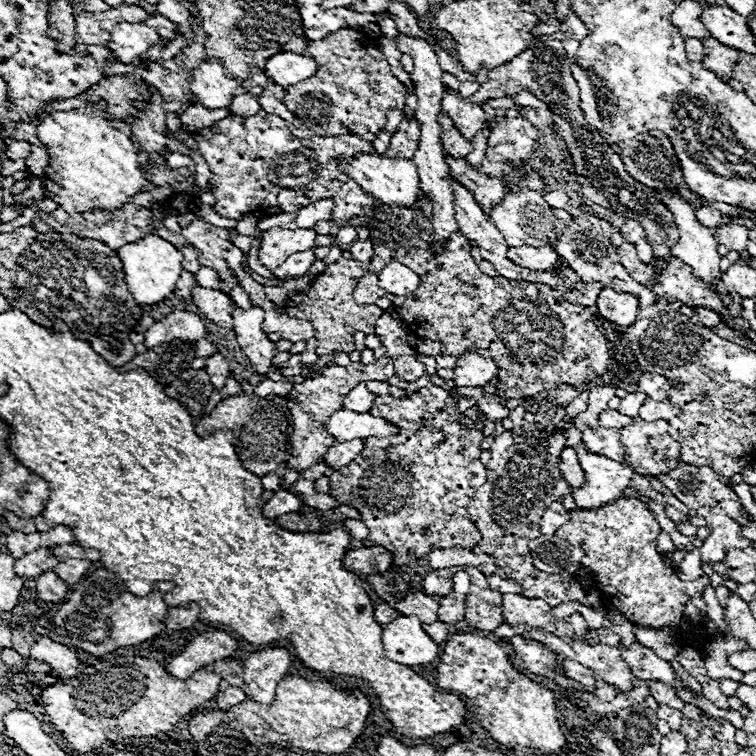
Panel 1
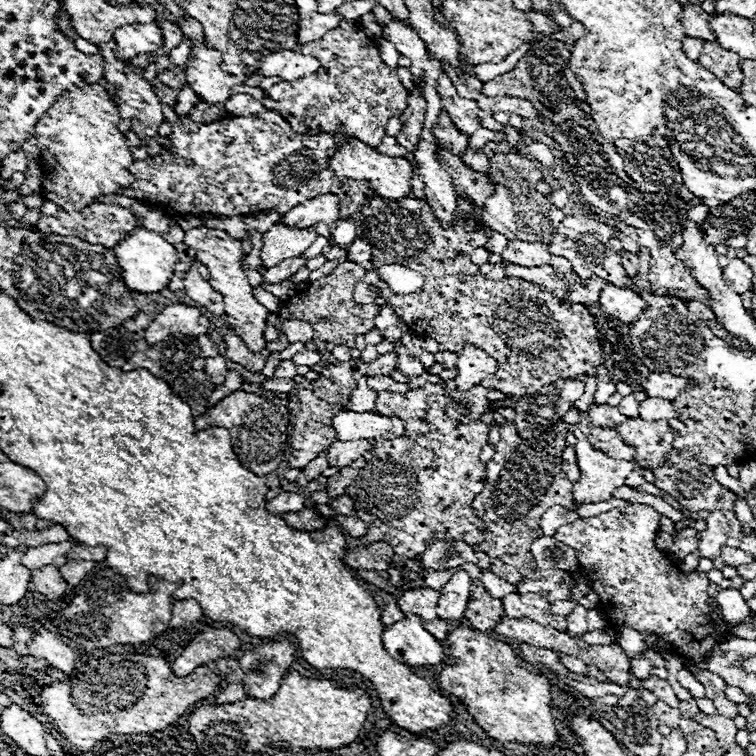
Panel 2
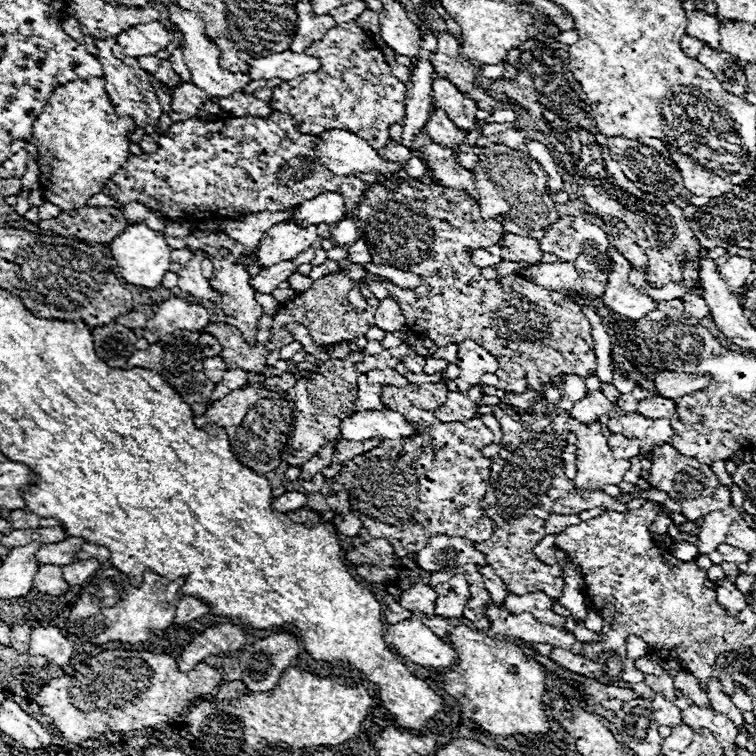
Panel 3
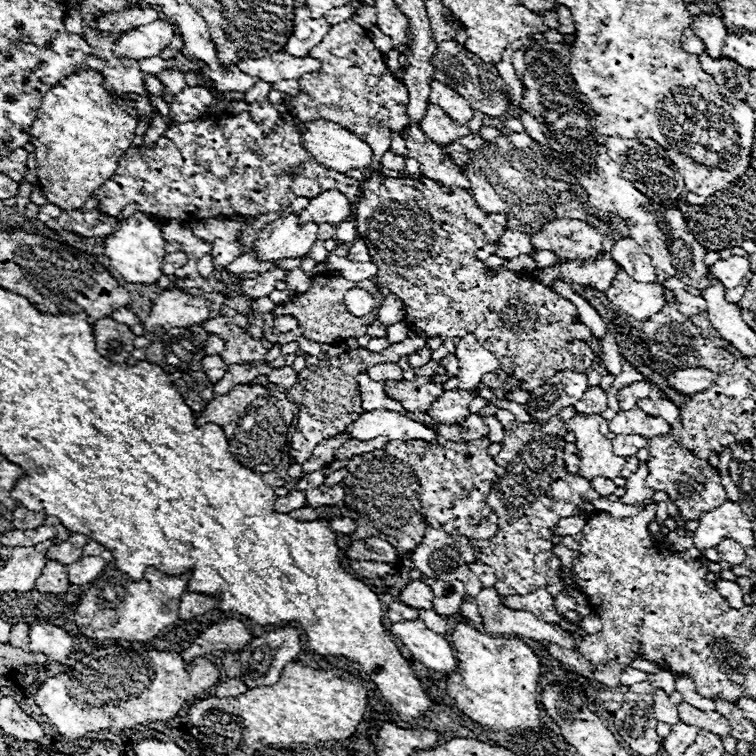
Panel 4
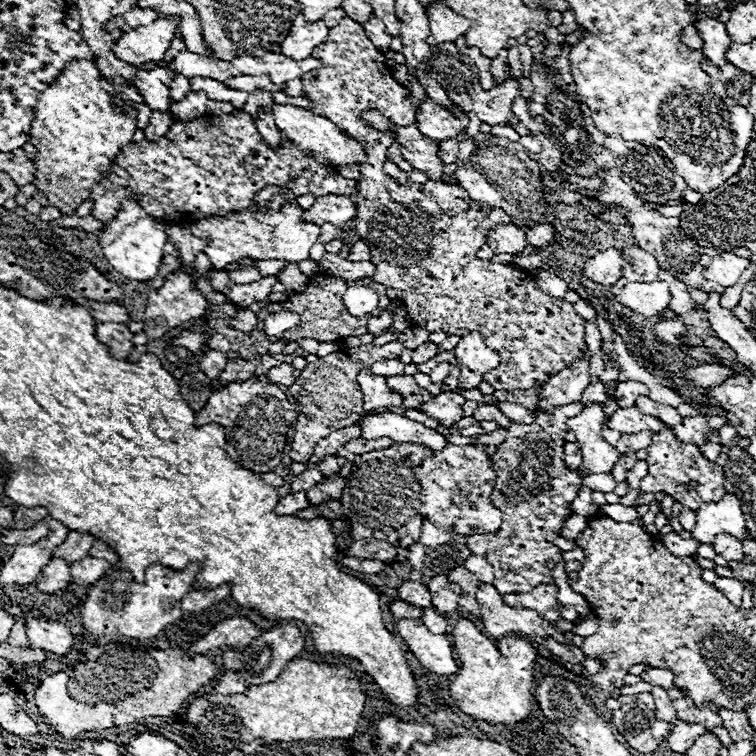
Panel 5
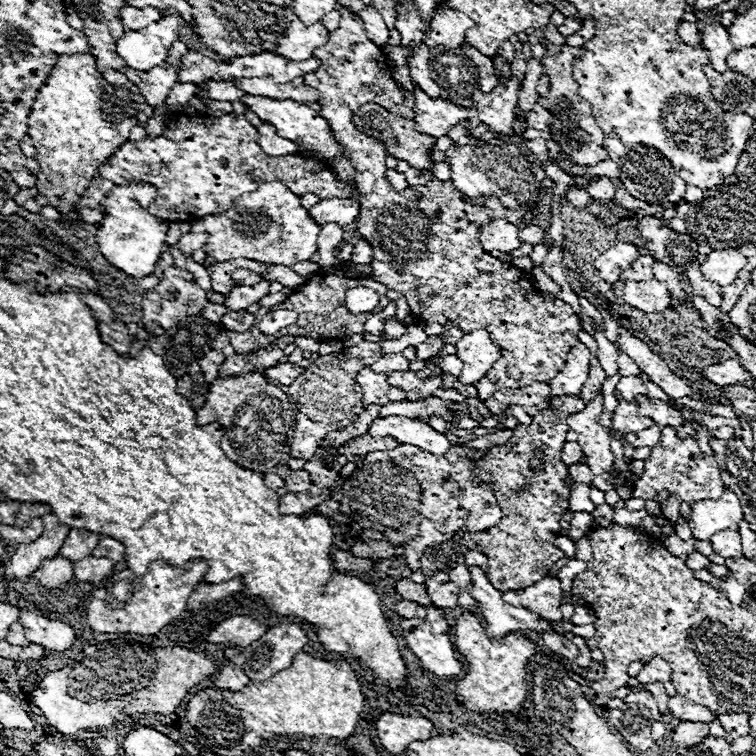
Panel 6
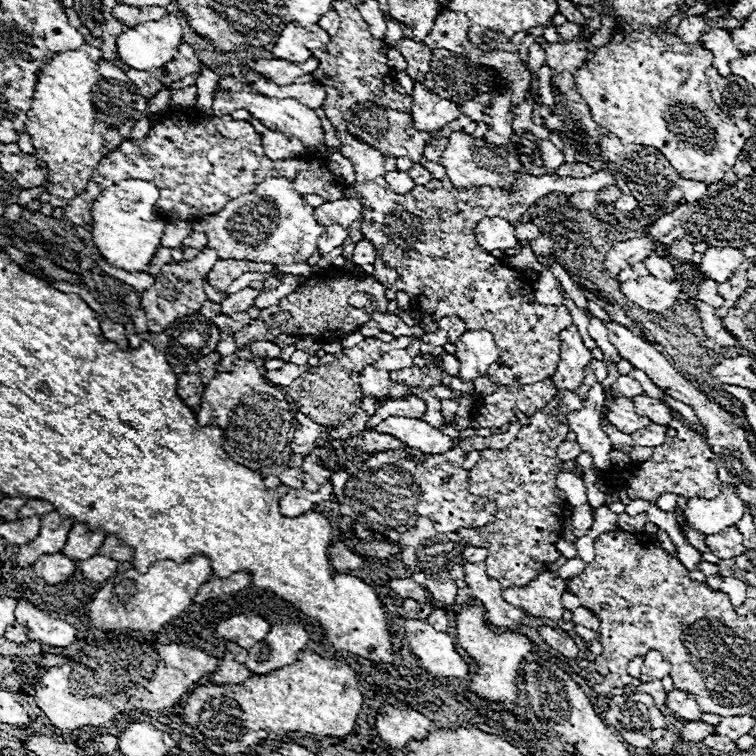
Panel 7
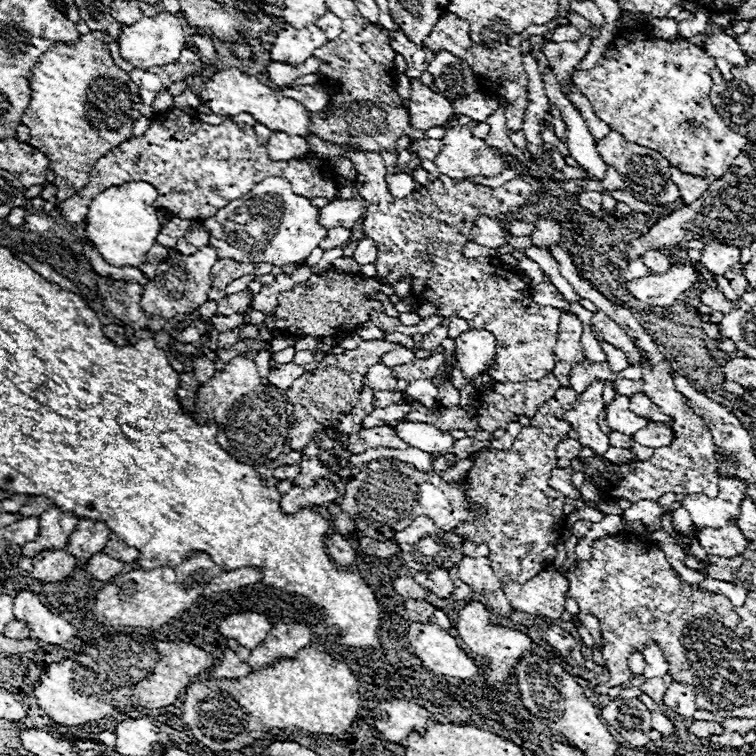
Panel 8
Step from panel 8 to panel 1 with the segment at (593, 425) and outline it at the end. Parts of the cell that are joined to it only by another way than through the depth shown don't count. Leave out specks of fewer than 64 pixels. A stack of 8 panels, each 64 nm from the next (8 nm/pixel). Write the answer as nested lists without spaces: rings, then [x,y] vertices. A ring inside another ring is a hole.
[[[580,442],[574,450],[586,474],[584,484],[572,490],[576,504],[582,508],[592,508],[618,498],[632,478],[632,466],[614,462],[602,454],[592,454],[584,446],[584,442]]]

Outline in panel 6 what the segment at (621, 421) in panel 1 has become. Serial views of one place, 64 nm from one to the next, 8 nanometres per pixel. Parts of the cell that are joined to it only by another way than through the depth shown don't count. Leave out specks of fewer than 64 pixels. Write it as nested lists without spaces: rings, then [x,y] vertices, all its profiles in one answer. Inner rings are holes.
[[[592,358],[592,362],[590,362],[590,372],[588,372],[588,382],[584,384],[582,394],[580,394],[580,398],[582,398],[586,404],[588,404],[588,400],[592,400],[594,392],[600,390],[604,378],[606,378],[606,374],[604,374],[604,370],[602,370],[598,358]]]

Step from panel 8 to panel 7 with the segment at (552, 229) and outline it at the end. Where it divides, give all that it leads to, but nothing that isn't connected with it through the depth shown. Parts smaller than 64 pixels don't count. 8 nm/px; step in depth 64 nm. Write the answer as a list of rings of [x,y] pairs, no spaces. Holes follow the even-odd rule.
[[[542,232],[538,238],[532,240],[532,252],[534,254],[552,254],[552,246],[554,246],[554,236],[550,232]]]

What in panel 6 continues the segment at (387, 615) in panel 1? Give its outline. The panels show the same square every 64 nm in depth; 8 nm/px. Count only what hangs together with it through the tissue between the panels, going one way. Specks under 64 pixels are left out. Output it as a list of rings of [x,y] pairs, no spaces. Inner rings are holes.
[[[402,600],[402,602],[398,602],[396,612],[398,612],[402,618],[426,618],[428,608],[420,606],[420,604],[416,604],[416,602],[410,602],[410,600]]]

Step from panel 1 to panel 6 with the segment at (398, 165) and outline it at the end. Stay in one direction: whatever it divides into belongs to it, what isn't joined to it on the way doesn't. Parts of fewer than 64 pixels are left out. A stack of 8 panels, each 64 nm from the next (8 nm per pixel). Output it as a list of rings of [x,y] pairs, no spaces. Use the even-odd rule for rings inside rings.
[[[244,94],[240,98],[240,102],[246,108],[250,108],[262,122],[272,124],[282,138],[296,142],[302,152],[308,152],[314,158],[320,158],[320,162],[332,160],[334,156],[342,156],[342,150],[340,150],[332,130],[328,128],[328,120],[324,120],[316,110],[308,108],[306,104],[294,102],[294,100],[274,100],[274,98],[266,98],[266,96],[252,96],[252,94]]]

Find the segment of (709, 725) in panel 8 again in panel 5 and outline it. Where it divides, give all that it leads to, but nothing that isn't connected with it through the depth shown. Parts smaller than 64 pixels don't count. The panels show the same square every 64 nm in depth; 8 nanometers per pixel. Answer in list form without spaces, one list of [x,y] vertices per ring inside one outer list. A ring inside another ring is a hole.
[[[678,722],[668,736],[668,746],[672,752],[686,752],[696,742],[696,738],[700,738],[706,732],[708,732],[708,728],[702,724]]]

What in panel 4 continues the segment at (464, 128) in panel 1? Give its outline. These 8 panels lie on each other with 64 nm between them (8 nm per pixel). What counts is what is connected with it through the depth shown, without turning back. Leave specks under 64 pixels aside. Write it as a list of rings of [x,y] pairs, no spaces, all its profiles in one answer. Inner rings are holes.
[[[432,80],[430,84],[430,102],[436,102],[446,114],[464,124],[468,124],[474,116],[474,110],[468,106],[468,102],[456,96],[448,86],[444,86],[438,80]]]

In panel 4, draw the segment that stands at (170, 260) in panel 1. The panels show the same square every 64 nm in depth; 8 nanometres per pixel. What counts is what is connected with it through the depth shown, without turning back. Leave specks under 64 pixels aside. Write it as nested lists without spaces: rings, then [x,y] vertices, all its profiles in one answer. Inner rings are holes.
[[[136,212],[130,218],[118,220],[116,230],[104,238],[104,254],[126,282],[156,284],[158,278],[162,276],[160,268],[166,258],[164,244],[166,240],[162,238],[160,226],[154,220],[150,220],[144,212]]]

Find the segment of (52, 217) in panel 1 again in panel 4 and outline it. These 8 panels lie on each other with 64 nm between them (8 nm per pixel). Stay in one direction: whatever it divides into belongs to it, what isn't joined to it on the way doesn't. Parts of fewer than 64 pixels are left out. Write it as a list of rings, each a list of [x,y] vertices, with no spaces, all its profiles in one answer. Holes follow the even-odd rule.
[[[81,209],[72,211],[62,211],[58,218],[52,218],[46,222],[48,228],[52,230],[68,230],[86,238],[104,238],[112,234],[112,228],[116,228],[118,218],[104,216],[97,209],[82,211]]]

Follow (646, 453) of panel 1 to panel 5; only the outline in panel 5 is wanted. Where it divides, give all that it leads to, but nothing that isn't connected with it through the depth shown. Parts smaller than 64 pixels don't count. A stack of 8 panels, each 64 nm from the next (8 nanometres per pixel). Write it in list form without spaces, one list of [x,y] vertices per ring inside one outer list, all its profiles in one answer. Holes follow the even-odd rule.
[[[630,406],[630,408],[618,408],[614,412],[614,416],[608,420],[608,428],[618,430],[620,434],[634,434],[640,430],[660,432],[666,426],[658,418],[644,416],[644,414],[640,414],[640,410],[636,406]]]

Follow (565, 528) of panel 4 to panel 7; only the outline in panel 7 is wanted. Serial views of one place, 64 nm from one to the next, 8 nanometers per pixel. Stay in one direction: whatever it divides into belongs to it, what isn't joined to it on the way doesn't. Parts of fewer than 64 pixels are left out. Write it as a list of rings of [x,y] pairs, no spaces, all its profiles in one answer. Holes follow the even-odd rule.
[[[580,506],[580,508],[574,508],[572,510],[572,534],[574,536],[584,536],[590,526],[592,526],[594,518],[592,518],[592,510],[588,506]]]

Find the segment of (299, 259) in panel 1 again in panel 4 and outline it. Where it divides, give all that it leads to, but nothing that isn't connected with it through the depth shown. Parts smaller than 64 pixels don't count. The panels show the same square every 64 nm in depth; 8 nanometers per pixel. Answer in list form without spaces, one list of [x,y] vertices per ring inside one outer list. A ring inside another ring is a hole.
[[[268,270],[268,272],[264,272],[264,274],[260,274],[258,278],[254,278],[254,280],[246,280],[246,282],[240,282],[240,286],[236,286],[238,290],[242,290],[248,298],[252,298],[252,300],[256,300],[256,298],[264,298],[264,296],[268,296],[272,290],[274,290],[274,284],[278,282],[278,280],[284,280],[284,276],[286,276],[286,272],[288,270]]]

